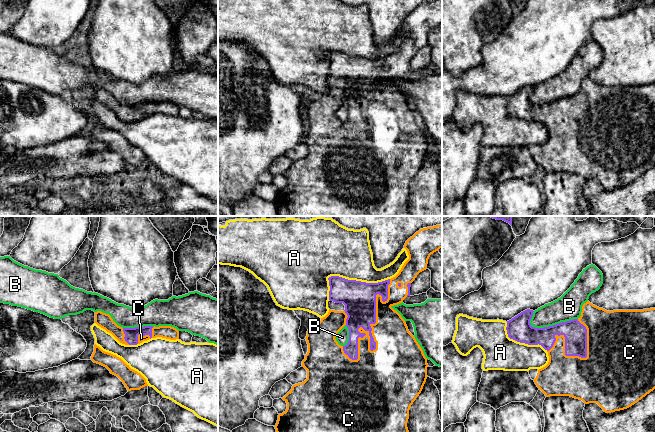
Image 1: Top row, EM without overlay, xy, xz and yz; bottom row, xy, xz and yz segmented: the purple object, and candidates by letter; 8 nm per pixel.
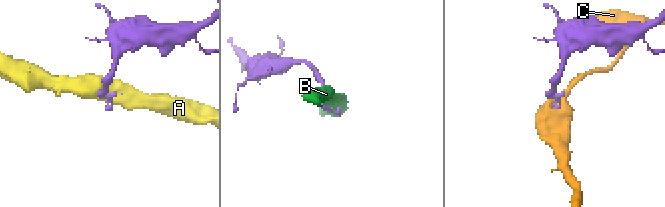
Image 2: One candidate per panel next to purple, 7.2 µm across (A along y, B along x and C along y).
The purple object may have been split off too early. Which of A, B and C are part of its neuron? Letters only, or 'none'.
C

